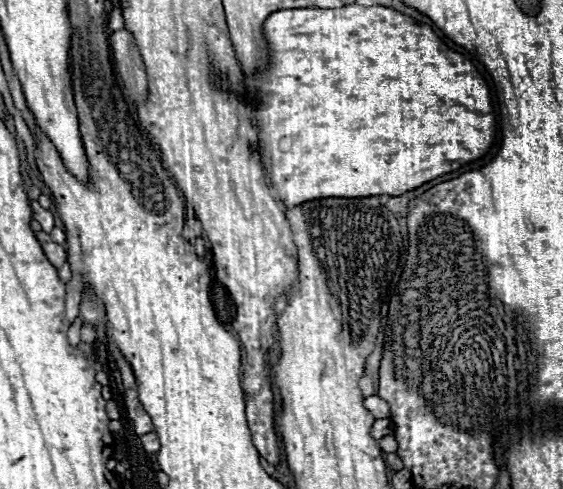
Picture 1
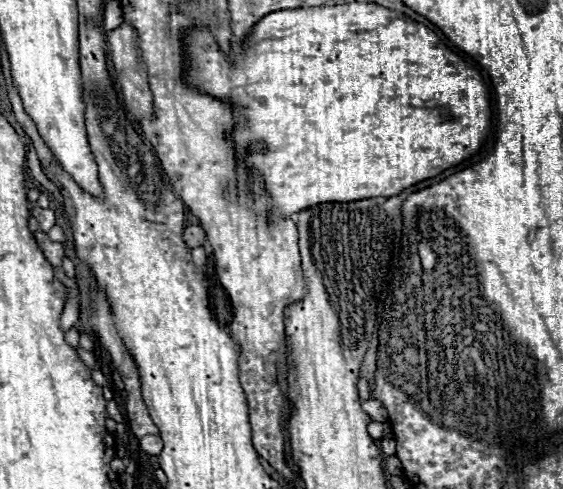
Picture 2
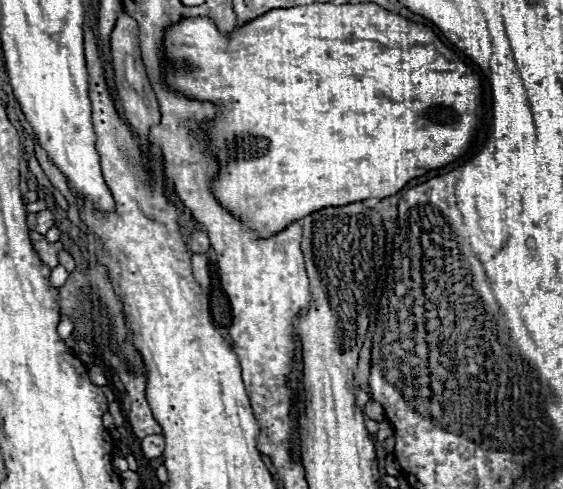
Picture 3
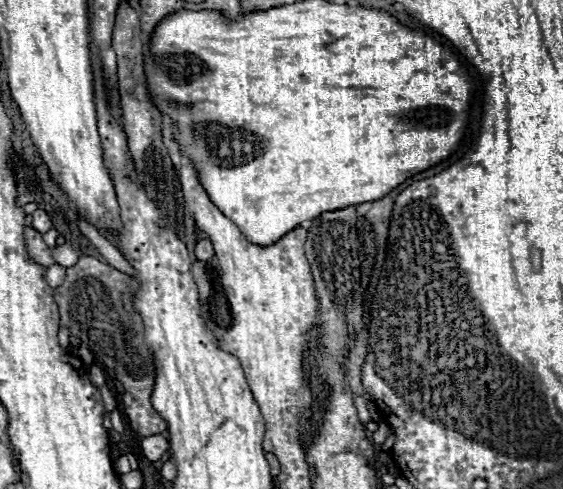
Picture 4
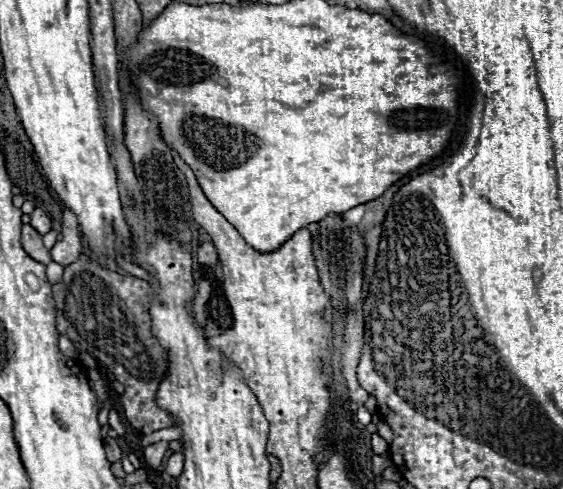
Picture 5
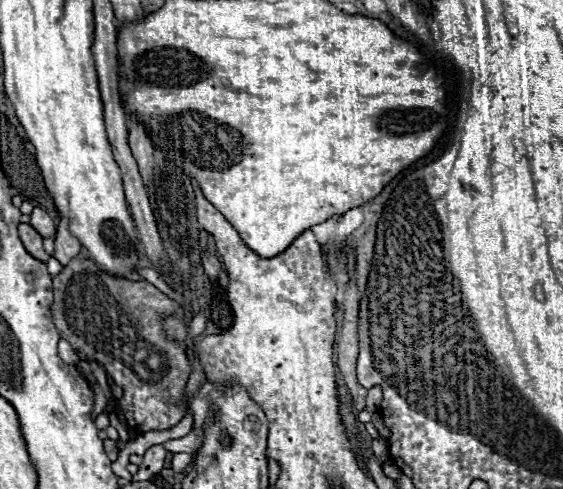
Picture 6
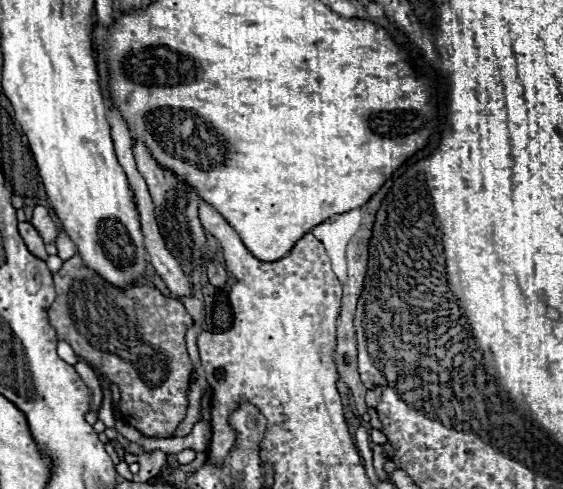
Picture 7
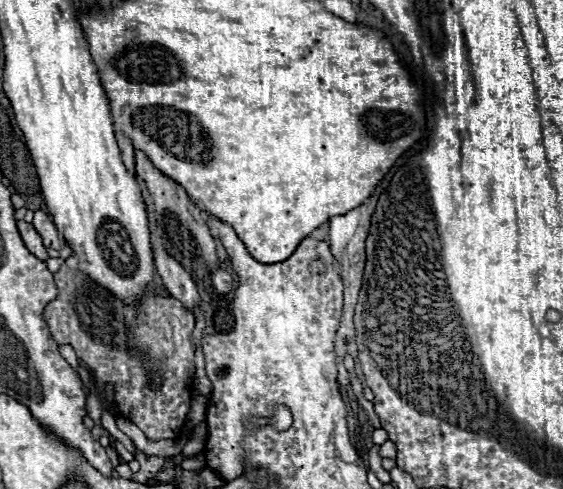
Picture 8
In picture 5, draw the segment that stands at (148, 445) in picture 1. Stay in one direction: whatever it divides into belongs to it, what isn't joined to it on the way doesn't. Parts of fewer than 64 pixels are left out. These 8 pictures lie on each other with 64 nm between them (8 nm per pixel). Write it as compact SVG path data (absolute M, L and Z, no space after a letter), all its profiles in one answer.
M156 442L156 444L150 444L144 448L144 458L146 458L146 464L148 468L156 470L160 464L162 464L162 458L168 450L168 442Z

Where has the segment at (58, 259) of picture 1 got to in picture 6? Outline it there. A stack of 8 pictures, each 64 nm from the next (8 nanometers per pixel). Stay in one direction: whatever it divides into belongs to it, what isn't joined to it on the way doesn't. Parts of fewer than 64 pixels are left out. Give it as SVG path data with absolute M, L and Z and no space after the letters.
M20 224L20 226L18 226L18 232L20 232L20 240L24 242L26 250L28 250L34 258L38 258L38 260L42 260L42 262L48 262L50 254L46 254L44 248L42 248L42 236L40 236L30 224Z

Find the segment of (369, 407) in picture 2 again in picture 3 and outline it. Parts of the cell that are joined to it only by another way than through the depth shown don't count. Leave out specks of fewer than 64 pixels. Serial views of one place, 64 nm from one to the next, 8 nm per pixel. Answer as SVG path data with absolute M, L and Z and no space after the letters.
M370 400L366 406L364 406L364 414L370 418L370 420L376 420L376 422L382 422L384 420L384 410L378 402Z

